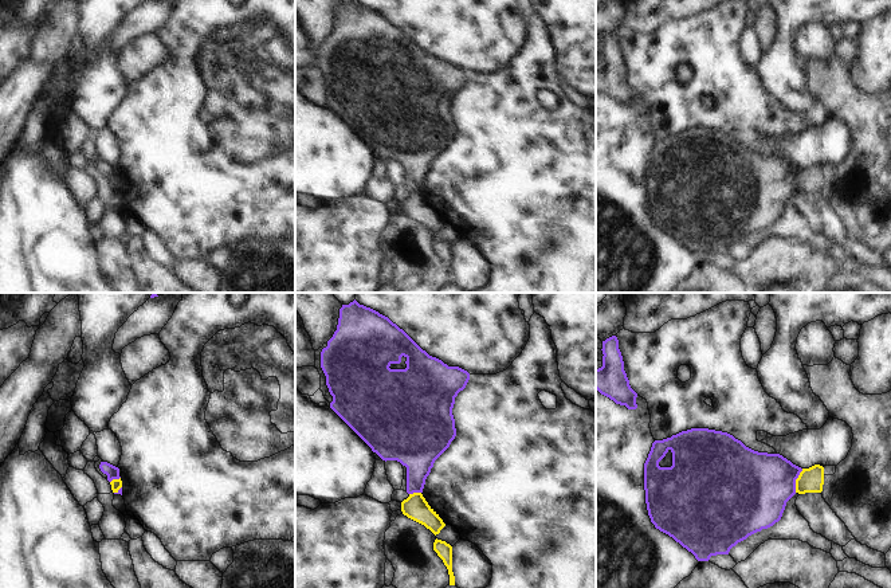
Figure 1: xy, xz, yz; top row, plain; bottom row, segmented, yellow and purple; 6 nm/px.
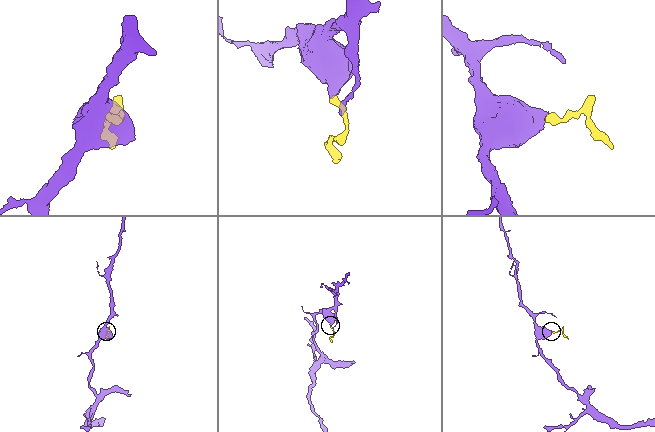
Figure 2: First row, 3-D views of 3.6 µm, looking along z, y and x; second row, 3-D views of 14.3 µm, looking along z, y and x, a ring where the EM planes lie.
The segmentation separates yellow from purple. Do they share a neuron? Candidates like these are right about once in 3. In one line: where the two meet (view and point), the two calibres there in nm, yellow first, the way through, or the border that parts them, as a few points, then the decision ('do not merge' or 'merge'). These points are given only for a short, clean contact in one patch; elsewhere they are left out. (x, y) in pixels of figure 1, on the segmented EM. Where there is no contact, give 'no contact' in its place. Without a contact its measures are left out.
contact yz (796, 481); calibres 150 and 420 nm; border yz (803, 469), (796, 479), (795, 492); do not merge

